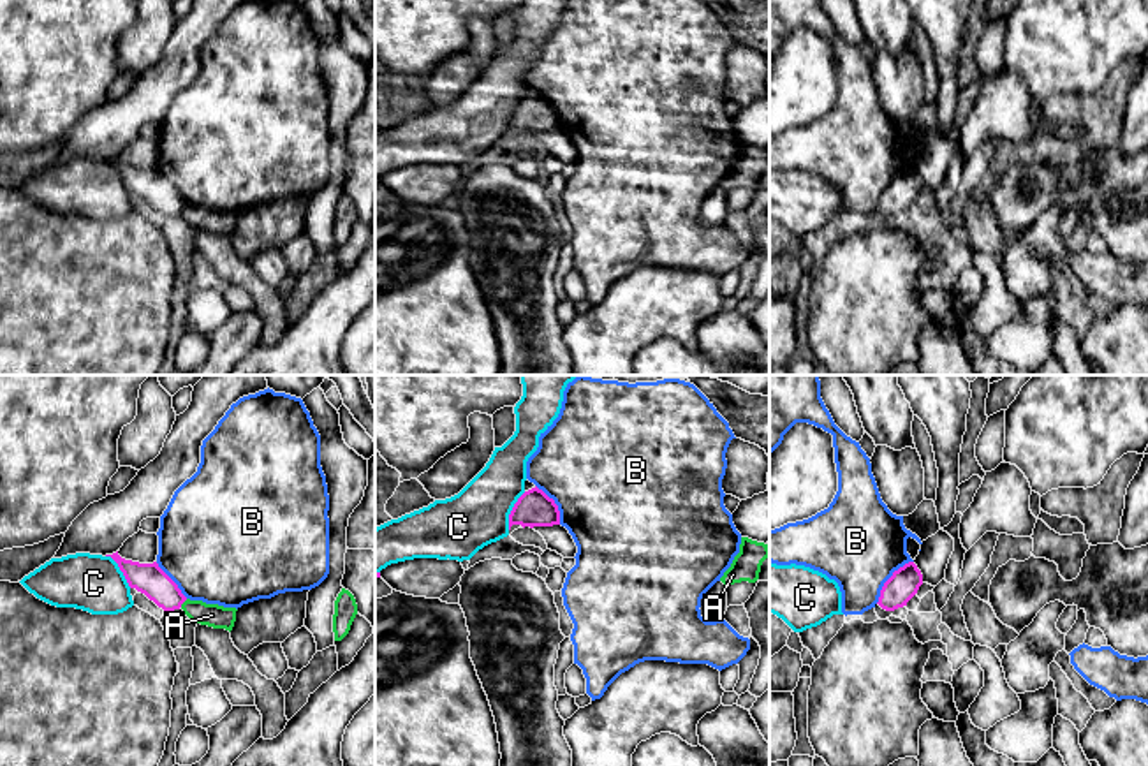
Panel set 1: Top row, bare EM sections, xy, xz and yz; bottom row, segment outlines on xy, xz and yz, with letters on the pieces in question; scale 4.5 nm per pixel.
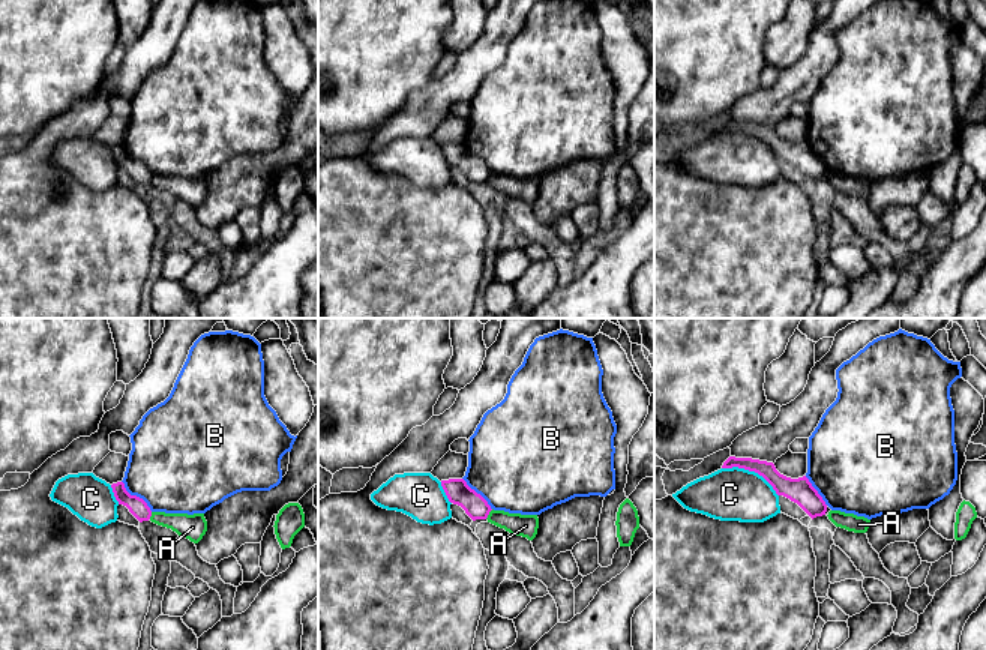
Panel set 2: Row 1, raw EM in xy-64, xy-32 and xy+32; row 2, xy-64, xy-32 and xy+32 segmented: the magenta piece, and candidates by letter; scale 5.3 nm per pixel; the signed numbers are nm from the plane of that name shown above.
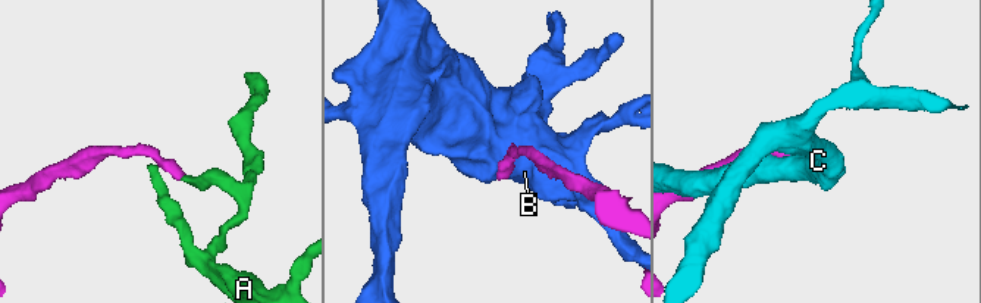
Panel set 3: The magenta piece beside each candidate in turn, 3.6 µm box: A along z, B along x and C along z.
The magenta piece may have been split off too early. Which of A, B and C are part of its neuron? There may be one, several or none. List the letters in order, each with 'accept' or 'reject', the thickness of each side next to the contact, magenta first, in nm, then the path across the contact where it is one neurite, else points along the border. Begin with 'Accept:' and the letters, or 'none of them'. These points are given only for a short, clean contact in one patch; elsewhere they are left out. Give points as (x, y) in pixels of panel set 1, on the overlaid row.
Accept: none of them
A: reject | 140/110 nm | along xy (187, 599), (180, 606)
B: reject | 140/400 nm | along yz (912, 560), (893, 573), (875, 603)
C: reject | 170/280 nm

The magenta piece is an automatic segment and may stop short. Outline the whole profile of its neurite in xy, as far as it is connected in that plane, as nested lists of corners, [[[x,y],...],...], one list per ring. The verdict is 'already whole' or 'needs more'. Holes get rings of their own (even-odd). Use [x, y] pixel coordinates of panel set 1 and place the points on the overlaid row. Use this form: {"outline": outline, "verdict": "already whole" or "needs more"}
{"outline": [[[118,551],[106,556],[111,556],[118,563],[130,588],[144,593],[164,611],[180,609],[187,600],[178,585],[158,567],[157,562],[139,563],[125,560]]], "verdict": "already whole"}

